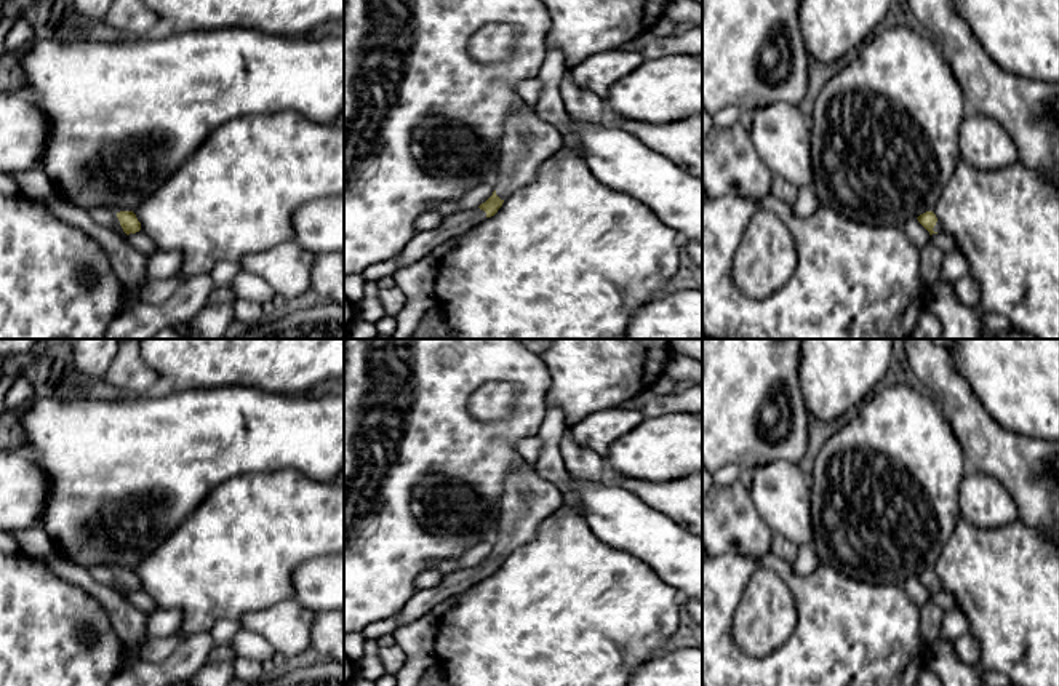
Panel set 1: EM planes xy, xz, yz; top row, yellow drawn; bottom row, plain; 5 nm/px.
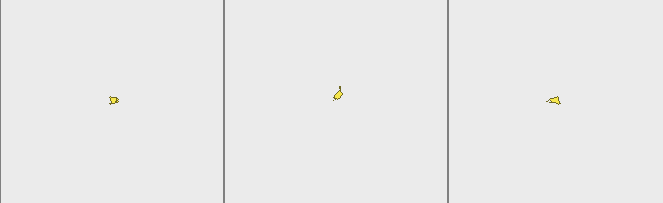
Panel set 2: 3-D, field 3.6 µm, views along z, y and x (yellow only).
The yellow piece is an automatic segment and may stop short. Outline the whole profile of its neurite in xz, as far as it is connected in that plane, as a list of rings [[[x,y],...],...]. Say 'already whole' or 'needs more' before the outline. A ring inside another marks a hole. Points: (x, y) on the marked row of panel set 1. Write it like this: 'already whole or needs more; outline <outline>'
needs more; outline [[[526,104],[510,114],[499,142],[499,170],[493,195],[478,208],[446,216],[437,229],[418,232],[398,254],[398,269],[494,216],[517,189],[534,181],[541,165],[561,147],[560,131],[542,120],[533,106]]]

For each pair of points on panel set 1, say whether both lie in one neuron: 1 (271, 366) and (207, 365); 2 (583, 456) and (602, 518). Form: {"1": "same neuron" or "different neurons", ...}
{"1": "same neuron", "2": "different neurons"}

